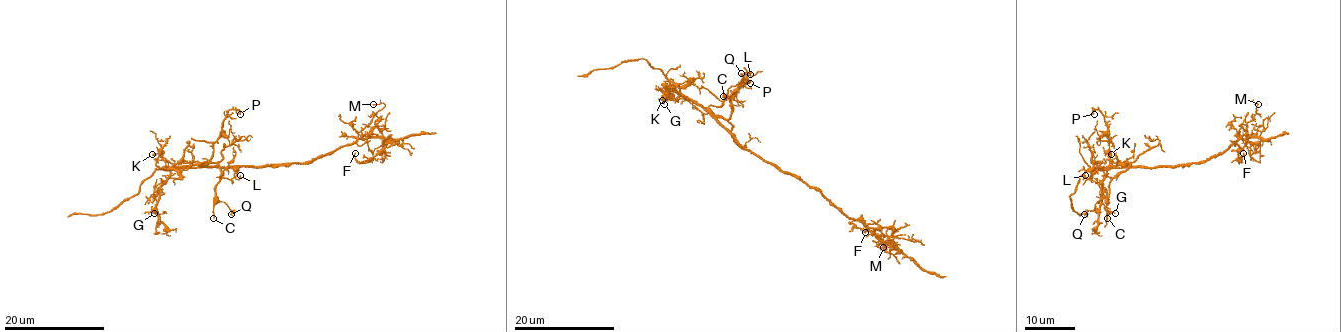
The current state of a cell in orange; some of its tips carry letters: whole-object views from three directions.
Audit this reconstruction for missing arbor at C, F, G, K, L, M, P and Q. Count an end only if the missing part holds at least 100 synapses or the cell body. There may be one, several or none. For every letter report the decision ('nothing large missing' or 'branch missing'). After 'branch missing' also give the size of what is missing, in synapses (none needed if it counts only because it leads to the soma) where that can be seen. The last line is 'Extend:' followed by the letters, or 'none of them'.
C: nothing large missing
F: nothing large missing
G: nothing large missing
K: nothing large missing
L: nothing large missing
M: nothing large missing
P: nothing large missing
Q: nothing large missing
Extend: none of them

